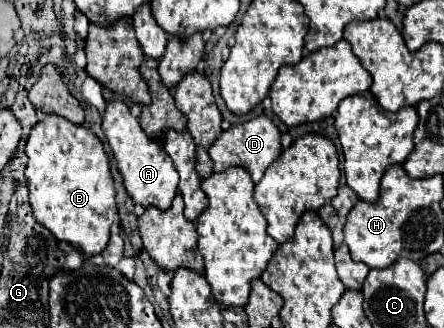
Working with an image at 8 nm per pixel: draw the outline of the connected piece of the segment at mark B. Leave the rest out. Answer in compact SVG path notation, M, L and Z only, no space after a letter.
M50 113L32 127L26 155L26 179L36 221L50 229L58 241L68 241L86 257L100 253L108 245L110 225L116 221L116 189L102 141L88 127L72 125L68 119Z

